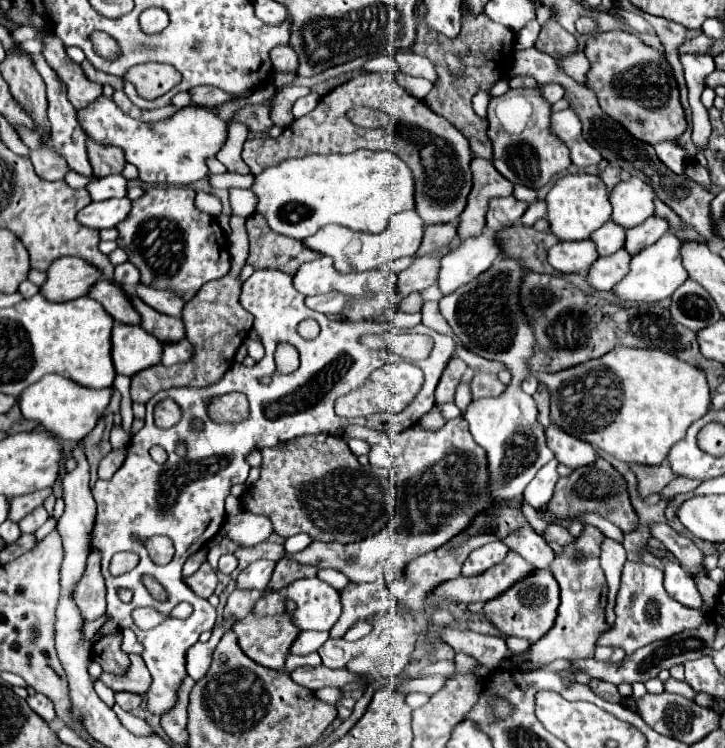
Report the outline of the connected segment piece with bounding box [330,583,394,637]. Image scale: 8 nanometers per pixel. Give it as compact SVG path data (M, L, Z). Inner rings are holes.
M348 583L342 591L342 615L338 623L330 629L330 637L344 637L344 633L358 619L372 617L374 613L388 613L394 607L394 601L388 595L386 587L374 587L374 583Z

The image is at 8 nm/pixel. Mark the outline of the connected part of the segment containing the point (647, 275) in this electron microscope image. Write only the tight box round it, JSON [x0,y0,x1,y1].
[614,233,688,303]

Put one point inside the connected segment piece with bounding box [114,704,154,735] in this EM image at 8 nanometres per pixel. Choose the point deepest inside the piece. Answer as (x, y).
(138, 726)

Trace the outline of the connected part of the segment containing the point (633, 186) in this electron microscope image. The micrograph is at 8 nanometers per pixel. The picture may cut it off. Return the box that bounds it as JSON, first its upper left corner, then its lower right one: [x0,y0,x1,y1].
[610,177,654,229]

